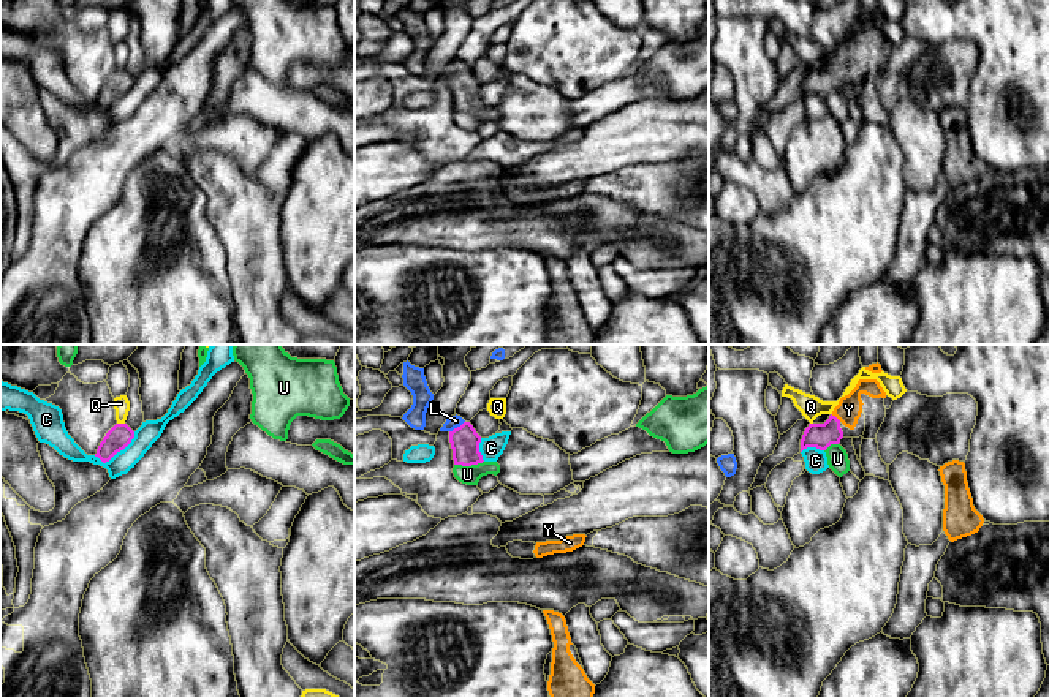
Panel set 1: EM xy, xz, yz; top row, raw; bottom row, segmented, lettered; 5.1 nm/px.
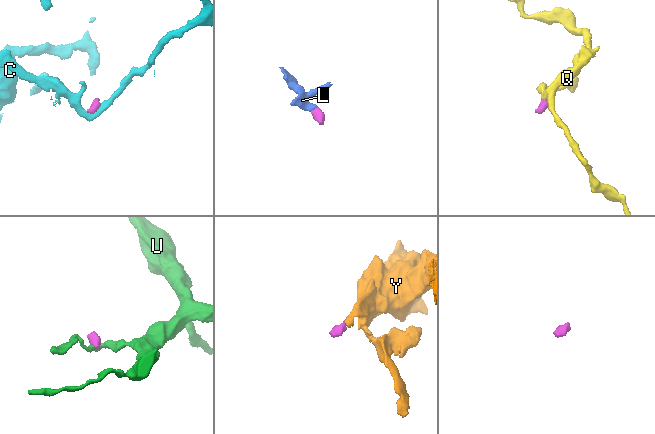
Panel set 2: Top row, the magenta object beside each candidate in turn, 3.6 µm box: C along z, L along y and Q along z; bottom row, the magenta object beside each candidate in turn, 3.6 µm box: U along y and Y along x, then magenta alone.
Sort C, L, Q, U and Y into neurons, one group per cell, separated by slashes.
C / L Y / Q / U

